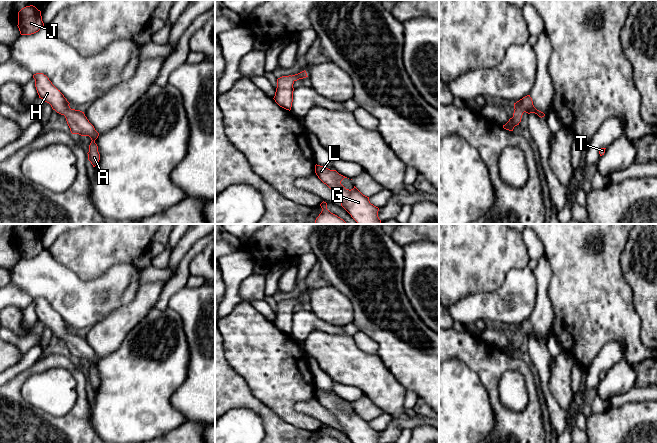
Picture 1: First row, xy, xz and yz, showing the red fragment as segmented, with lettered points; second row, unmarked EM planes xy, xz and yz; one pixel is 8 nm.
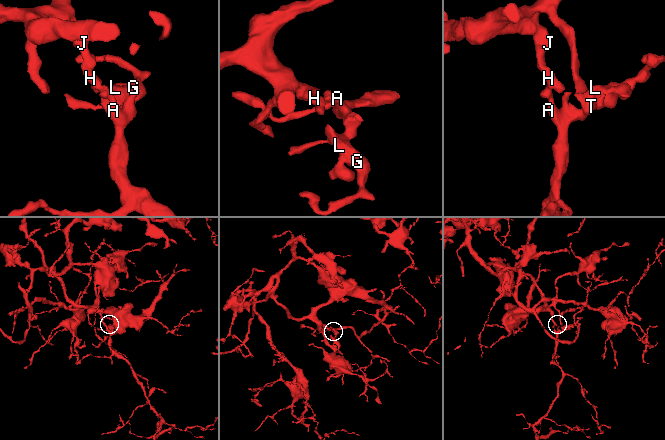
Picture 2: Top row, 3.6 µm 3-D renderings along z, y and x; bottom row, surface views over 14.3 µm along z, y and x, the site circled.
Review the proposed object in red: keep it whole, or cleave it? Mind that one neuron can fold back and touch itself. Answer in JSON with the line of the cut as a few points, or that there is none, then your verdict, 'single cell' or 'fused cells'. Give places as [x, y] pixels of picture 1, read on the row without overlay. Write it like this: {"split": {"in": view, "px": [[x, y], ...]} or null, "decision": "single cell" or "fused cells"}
{"split": null, "decision": "single cell"}

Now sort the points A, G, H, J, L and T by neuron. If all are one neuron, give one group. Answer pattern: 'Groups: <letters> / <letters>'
Groups: A G H J L T

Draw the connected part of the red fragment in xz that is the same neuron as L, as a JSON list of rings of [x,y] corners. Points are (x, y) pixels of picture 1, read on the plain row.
[[[317,388],[315,397],[337,419],[341,430],[353,443],[379,443],[379,432],[370,427],[369,421],[363,419],[355,410],[349,414],[341,408],[341,405],[347,401],[336,394],[330,394]]]

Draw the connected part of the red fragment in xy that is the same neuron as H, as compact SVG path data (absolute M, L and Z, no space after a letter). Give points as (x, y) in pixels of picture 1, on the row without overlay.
M36 297L33 299L33 302L35 303L35 311L39 322L49 327L52 333L57 337L65 340L71 357L79 358L81 360L89 360L91 362L92 365L89 369L89 376L87 378L88 384L91 386L93 391L95 391L100 384L98 370L95 367L99 357L89 346L84 336L70 332L70 327L60 314L52 308L46 299L43 297Z

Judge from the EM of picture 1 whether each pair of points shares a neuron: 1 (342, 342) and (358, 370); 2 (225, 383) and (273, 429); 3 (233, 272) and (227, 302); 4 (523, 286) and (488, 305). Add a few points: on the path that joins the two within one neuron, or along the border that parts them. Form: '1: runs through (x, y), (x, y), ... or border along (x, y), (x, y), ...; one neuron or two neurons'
1: runs through (342, 349), (342, 354), (351, 363); one neuron
2: runs through (239, 396), (255, 404), (266, 415); one neuron
3: runs through (232, 279), (232, 295); one neuron
4: runs through (514, 291), (507, 291), (497, 300); one neuron

